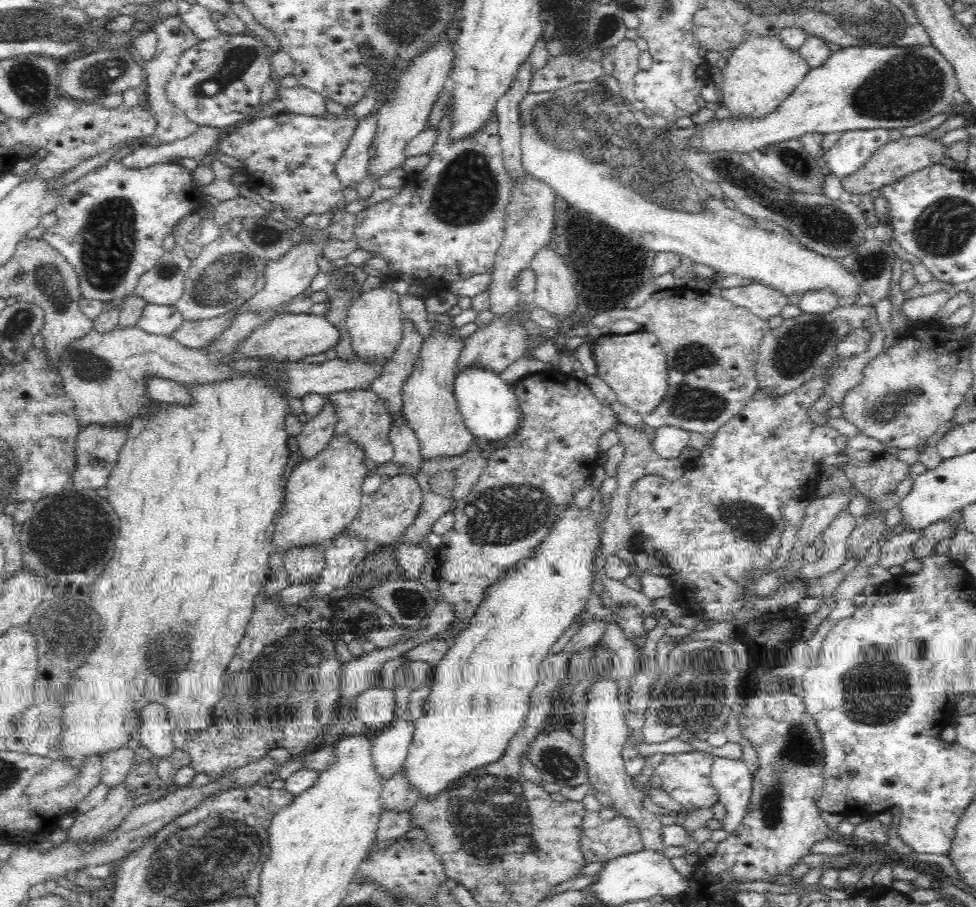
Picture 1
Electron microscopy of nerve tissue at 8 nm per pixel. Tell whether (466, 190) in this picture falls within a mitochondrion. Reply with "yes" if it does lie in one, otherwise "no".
yes

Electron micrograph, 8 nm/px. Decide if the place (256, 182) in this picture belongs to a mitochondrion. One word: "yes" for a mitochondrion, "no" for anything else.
no

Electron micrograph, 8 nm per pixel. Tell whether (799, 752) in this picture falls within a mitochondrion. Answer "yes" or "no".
yes

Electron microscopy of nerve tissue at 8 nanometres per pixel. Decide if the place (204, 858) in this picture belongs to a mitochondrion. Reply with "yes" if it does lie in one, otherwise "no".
yes

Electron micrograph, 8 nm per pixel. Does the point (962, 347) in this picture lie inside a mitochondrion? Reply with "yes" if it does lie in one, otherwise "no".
no

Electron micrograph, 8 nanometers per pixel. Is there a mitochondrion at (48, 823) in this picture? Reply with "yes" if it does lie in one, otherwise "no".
no

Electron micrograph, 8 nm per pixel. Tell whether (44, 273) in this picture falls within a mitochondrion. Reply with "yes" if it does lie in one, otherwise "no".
yes

